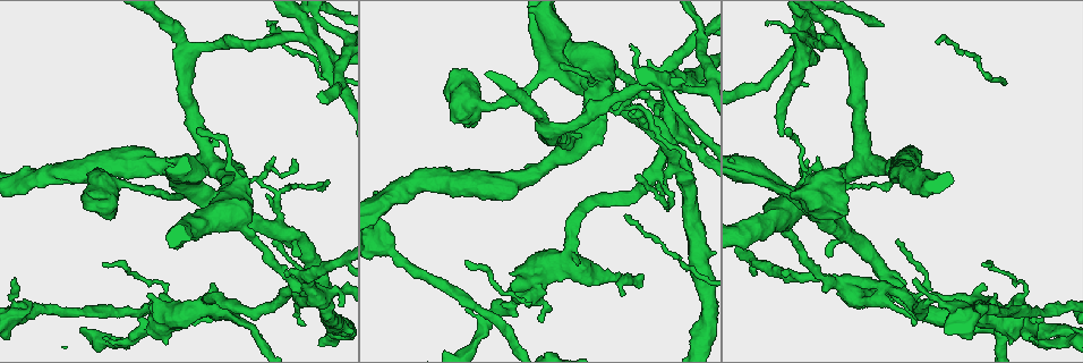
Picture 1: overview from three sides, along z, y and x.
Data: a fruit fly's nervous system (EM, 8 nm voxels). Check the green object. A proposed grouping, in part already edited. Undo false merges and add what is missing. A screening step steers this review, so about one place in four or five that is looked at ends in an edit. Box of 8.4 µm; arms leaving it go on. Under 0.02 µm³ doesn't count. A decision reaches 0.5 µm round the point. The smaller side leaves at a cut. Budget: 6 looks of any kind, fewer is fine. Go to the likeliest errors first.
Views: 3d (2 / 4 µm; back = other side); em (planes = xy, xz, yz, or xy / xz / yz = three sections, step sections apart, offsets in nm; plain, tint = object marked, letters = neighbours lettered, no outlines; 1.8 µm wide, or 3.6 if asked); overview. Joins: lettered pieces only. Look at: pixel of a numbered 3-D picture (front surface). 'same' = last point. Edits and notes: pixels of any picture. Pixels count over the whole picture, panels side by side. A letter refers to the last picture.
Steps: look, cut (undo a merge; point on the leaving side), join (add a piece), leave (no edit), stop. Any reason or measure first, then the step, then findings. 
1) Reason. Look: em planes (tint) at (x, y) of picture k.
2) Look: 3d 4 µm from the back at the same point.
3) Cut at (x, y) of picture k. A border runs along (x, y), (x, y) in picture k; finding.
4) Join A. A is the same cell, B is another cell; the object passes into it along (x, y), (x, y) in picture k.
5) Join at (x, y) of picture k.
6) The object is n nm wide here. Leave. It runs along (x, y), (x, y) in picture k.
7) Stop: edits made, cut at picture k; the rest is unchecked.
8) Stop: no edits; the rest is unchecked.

Four or more arms meet. Look: em xy step 16 (letters) at (840, 282) of picture 1.

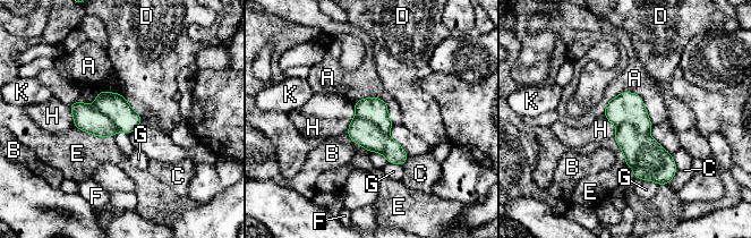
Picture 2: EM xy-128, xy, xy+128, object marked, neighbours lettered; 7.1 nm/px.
The object is 260 nm wide here. Cut at (361, 132) of picture 2. A, B, C, D, E, F, G, H and K are other cells; a border runs along (356, 116), (372, 121), (386, 135) in picture 2; two neurons meet here.

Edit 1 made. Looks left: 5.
Three-way junction. Look: 3d 2 µm at (203, 304) of picture 1.

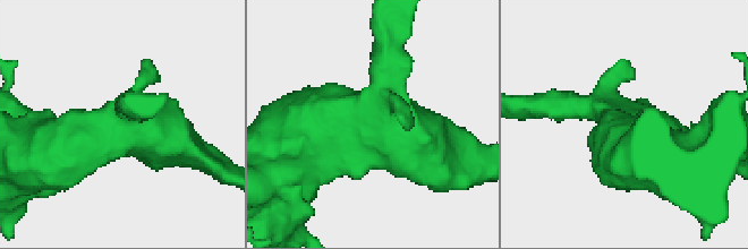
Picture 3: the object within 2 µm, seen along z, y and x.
3 arms meet here; the arms are 190, 320, 500 nm wide; shape alone is not enough. Look: em planes (tint) at (374, 111) of picture 3.

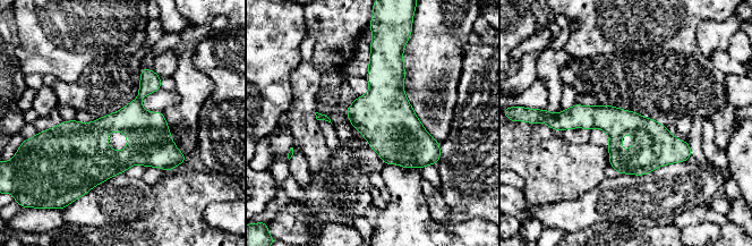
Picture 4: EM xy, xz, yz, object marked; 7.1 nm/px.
Look: em planes (letters) at the same point.

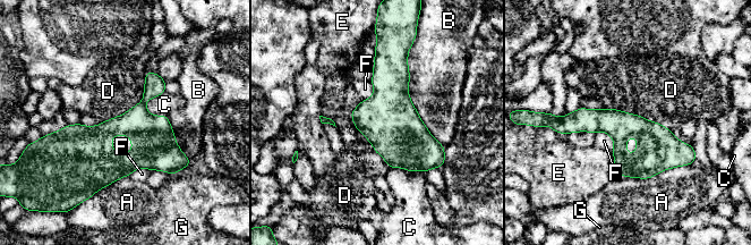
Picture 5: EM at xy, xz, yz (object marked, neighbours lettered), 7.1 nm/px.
The object is 200 nm wide here. Leave. A, B, C, D, E, F and G are other cells; a border runs along (146, 72), (143, 98), (101, 123) in picture 5; continuous, no second neuron.

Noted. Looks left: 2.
Stop: edits made, cut at picture 2; the rest is unchecked.

